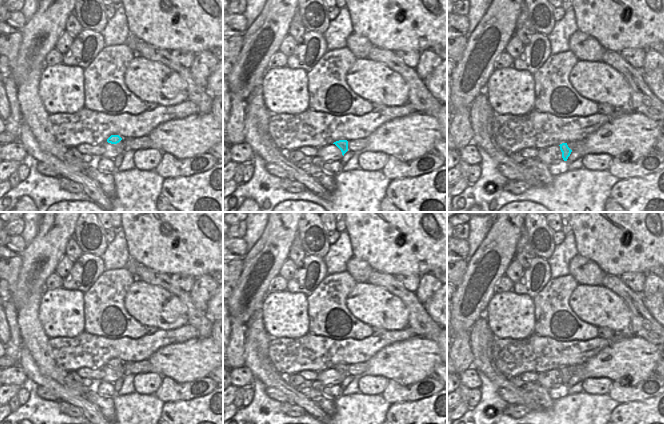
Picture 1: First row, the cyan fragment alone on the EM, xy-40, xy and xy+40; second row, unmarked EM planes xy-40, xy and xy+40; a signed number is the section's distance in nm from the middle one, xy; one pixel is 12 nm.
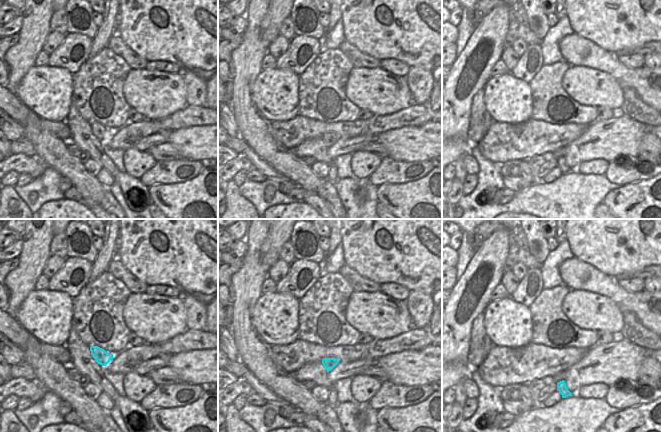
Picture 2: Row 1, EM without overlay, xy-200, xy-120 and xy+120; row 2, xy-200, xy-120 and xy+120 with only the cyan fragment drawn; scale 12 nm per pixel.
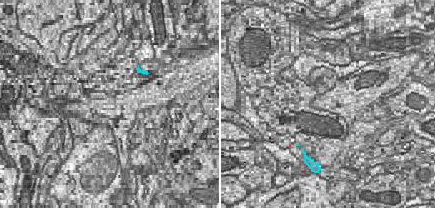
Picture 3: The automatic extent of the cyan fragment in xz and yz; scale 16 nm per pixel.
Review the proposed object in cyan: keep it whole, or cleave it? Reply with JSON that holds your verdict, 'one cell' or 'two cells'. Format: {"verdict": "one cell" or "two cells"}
{"verdict": "one cell"}

